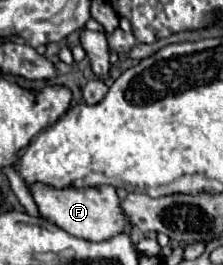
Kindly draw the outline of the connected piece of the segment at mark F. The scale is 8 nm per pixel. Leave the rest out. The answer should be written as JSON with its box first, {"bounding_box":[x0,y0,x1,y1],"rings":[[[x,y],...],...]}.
{"bounding_box":[31,185,131,241],"rings":[[[33,185],[31,195],[45,219],[87,241],[107,241],[119,233],[125,233],[131,223],[121,207],[117,191],[109,185],[99,189],[47,189],[45,185]]]}

